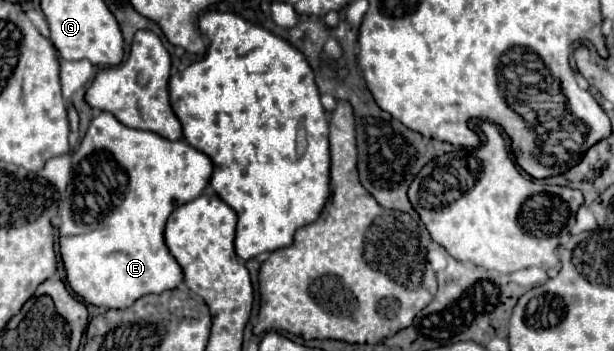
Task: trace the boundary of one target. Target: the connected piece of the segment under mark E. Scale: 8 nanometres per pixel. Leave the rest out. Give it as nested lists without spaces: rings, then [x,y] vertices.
[[[98,113],[80,147],[72,153],[72,183],[58,211],[62,217],[60,255],[74,293],[96,307],[126,309],[144,295],[176,289],[184,275],[164,243],[164,225],[176,207],[202,195],[212,169],[210,157],[184,139],[170,141],[154,131],[126,127],[112,113]]]

